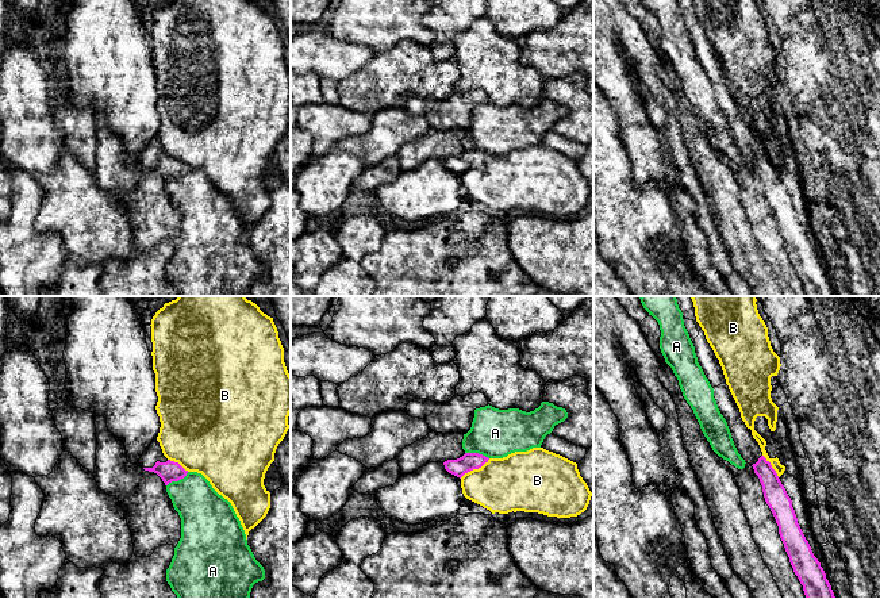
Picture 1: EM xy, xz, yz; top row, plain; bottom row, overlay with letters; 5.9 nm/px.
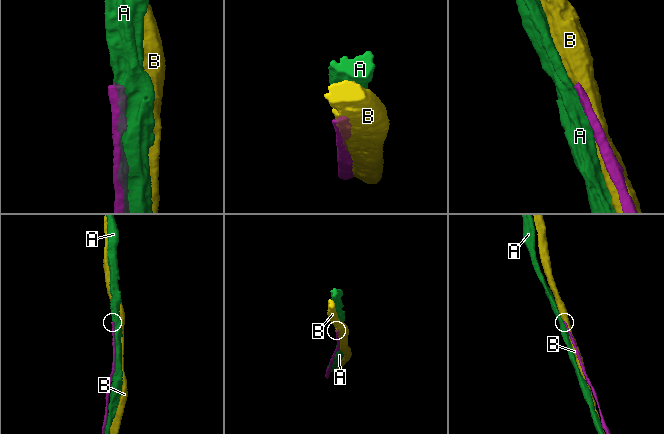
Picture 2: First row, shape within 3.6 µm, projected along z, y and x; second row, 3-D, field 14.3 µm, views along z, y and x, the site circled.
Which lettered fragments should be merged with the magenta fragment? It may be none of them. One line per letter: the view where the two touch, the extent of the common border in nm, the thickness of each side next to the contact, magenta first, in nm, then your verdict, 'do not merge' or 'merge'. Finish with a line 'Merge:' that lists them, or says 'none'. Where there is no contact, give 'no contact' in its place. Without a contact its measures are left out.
A: xz | 150 nm | 110/300 nm | do not merge
B: xz | 220 nm | 110/340 nm | do not merge
Merge: none

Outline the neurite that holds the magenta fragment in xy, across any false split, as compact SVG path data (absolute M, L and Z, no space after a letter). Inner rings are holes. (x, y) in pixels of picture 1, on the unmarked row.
M154 137L139 155L139 162L149 169L157 170L165 183L184 176L188 170L178 160L168 157L160 139Z

